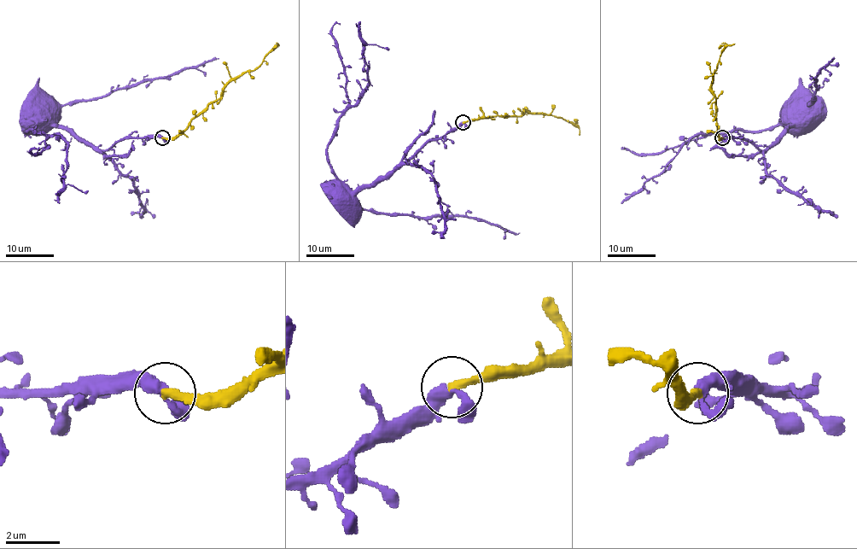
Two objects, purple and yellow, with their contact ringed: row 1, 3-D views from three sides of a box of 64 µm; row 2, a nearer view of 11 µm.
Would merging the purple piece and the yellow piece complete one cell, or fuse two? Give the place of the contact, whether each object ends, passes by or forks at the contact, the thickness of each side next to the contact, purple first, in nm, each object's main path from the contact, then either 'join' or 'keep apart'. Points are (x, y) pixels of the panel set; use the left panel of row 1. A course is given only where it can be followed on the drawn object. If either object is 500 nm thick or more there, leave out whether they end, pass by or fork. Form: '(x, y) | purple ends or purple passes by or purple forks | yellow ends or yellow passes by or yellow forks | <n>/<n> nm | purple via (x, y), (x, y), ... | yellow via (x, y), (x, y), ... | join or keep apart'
(162, 137) | purple forks | yellow ends | 280/320 nm | purple via (162, 138), (124, 137), (108, 148), (96, 150), (49, 124), (26, 131), (57, 134), (67, 144), (60, 202) | yellow via (162, 138), (176, 138), (218, 98), (232, 80), (253, 71), (278, 43) | join

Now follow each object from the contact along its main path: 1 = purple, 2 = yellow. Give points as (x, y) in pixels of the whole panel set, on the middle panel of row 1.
1: (463, 123), (425, 142), (369, 185), (350, 189), (339, 180), (327, 144), (336, 120), (368, 83), (360, 21)
2: (463, 123), (496, 115), (542, 112), (571, 121), (580, 130), (580, 135)

